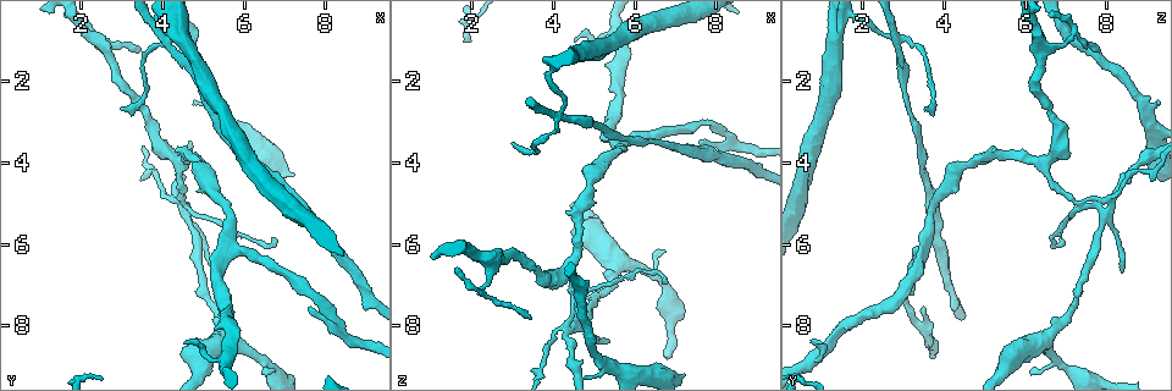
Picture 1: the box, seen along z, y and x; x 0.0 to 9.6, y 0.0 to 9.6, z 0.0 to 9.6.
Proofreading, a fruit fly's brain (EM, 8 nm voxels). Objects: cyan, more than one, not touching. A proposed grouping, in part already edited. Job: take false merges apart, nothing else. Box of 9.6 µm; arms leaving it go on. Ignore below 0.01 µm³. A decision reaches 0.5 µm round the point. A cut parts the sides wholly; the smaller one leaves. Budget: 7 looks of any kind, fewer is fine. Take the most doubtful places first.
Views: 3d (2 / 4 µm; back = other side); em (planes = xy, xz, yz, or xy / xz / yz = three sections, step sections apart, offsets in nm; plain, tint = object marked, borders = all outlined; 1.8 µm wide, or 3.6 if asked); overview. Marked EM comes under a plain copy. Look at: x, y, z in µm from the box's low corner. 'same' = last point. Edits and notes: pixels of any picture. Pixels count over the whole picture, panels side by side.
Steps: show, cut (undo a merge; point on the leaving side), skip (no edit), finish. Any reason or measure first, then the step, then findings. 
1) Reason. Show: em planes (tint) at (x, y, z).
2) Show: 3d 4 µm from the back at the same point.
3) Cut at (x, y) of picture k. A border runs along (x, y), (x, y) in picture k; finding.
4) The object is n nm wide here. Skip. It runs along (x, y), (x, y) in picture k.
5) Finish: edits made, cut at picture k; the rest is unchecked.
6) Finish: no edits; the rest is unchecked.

Narrows sharply. Show: 3d 2 µm from the back at (4.60, 5.25, 7.90).

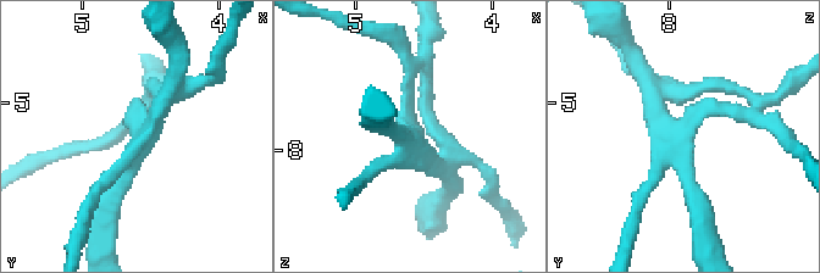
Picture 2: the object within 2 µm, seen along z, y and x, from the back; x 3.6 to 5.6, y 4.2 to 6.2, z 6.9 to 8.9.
Show: em xz step 4 (tint) at (4.58, 5.32, 7.94).

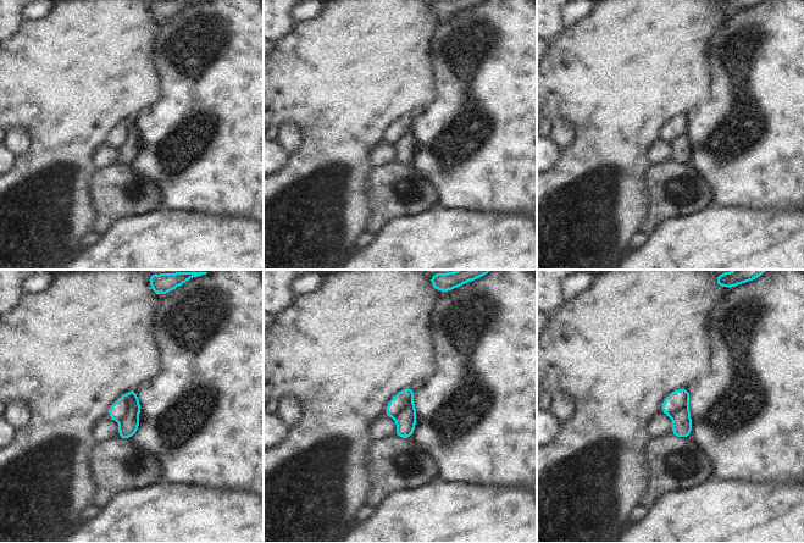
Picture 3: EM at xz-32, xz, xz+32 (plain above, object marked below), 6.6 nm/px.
Cut at (118, 410) of picture 3. A border runs along (134, 392), (127, 413), (118, 421) in picture 3; a second neuron is stuck on.

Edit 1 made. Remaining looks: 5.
Abrupt turn. Show: em planes (tint) at (4.20, 1.10, 2.80).

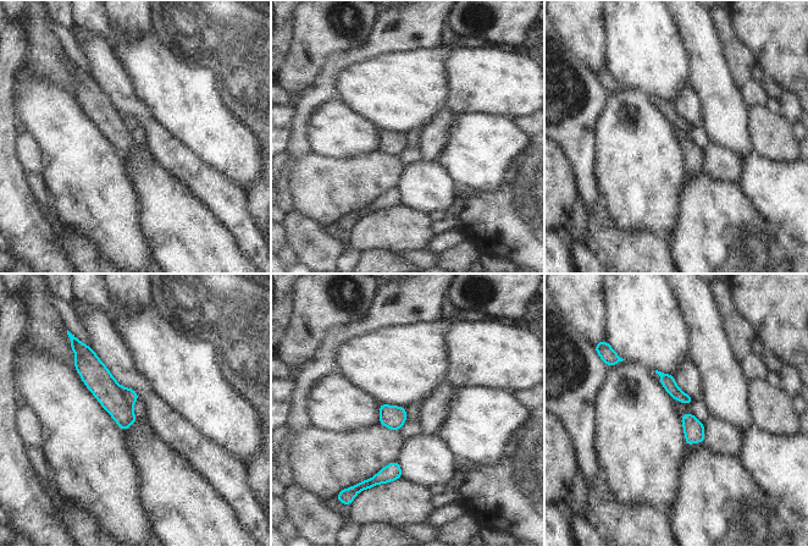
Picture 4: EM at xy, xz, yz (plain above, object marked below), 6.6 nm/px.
The object is 140 nm wide here. Cut at (98, 379) of picture 4. A border runs along (122, 389), (126, 401), (132, 407) in picture 4; two neurons meet here.

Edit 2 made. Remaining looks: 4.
See it whole again. Show: overview.

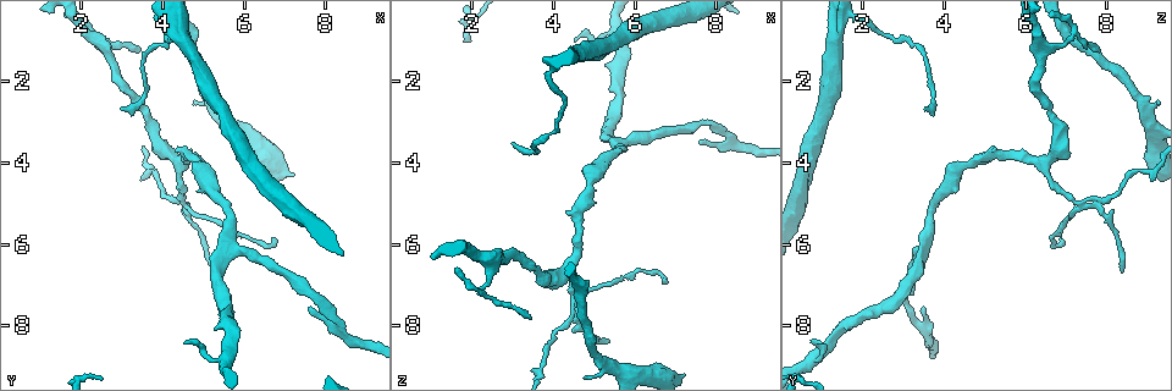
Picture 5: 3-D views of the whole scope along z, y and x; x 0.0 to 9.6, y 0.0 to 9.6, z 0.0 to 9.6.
Show: em planes (tint) at (4.50, 4.00, 6.35).

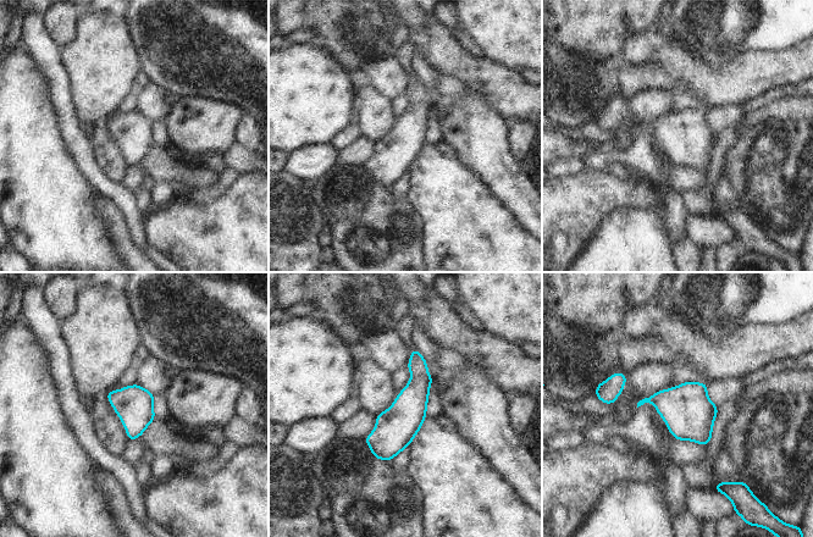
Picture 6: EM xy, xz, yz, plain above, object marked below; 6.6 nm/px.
Skip. It runs along (414, 353), (416, 393), (383, 457) in picture 6; continuous, no second neuron.

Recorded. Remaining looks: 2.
Finish: edits made, cut at picture 3, cut at picture 4; the rest is unchecked.

